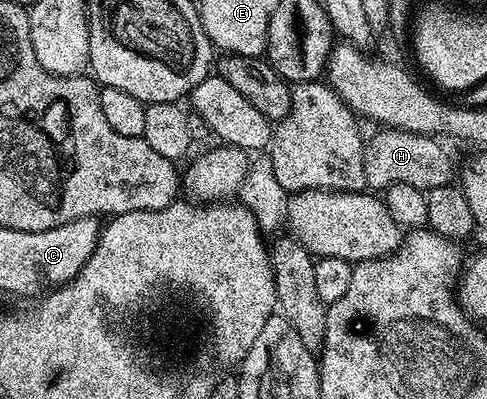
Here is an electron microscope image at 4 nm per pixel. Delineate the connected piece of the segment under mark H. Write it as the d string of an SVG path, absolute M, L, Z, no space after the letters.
M378 129L374 138L365 143L365 185L370 191L384 192L391 184L411 184L428 192L431 188L450 185L453 178L453 162L440 146L436 137L416 134L406 130Z

